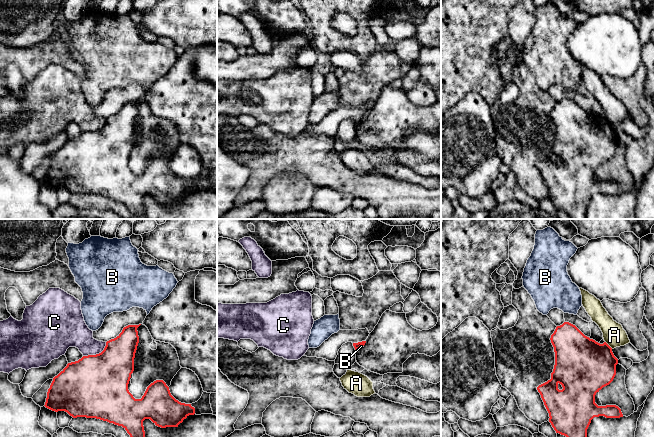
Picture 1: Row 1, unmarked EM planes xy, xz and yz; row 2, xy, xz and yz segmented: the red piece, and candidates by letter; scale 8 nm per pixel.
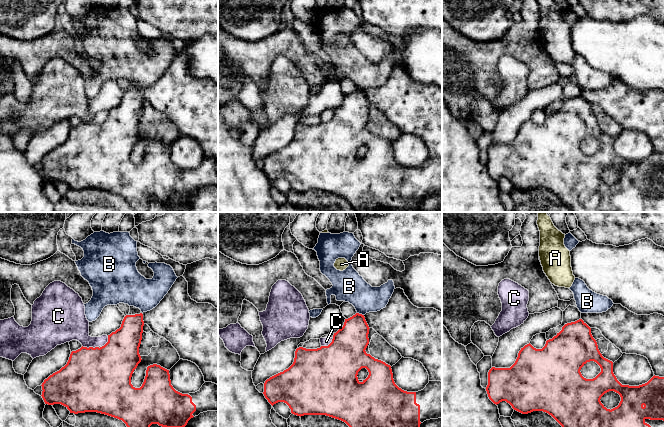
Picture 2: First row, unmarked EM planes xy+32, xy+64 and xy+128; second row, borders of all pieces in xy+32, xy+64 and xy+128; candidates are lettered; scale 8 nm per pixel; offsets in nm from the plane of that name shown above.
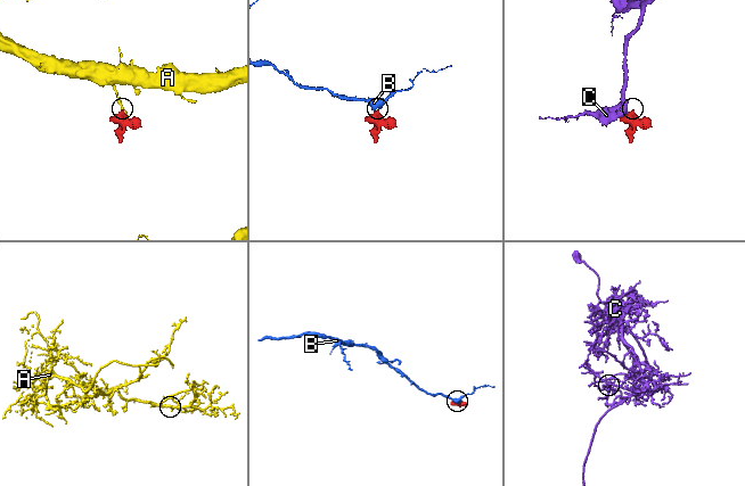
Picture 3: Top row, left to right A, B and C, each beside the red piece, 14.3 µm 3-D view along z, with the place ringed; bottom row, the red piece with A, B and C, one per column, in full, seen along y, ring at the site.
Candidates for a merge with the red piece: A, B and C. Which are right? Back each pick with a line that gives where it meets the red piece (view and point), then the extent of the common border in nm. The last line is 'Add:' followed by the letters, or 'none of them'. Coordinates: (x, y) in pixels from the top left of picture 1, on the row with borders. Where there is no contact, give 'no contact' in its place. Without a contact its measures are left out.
Add: none of them

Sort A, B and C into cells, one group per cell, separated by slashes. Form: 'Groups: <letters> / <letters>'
Groups: A / B / C

